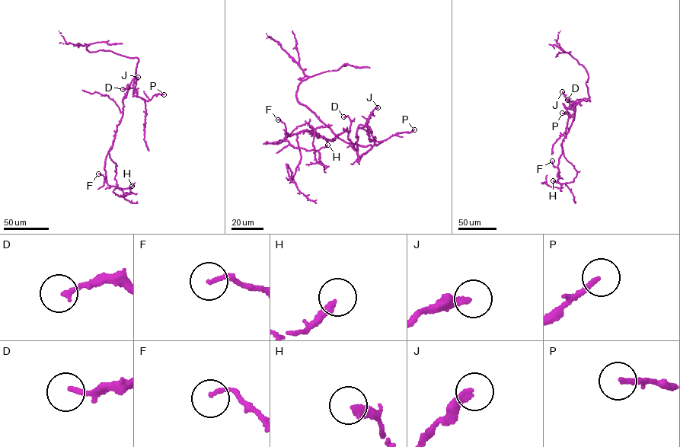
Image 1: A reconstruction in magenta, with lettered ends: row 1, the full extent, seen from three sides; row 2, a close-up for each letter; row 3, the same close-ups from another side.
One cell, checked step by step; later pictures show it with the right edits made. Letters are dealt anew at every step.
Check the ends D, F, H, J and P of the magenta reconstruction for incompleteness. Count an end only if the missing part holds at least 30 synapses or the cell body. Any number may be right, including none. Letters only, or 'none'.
J, P

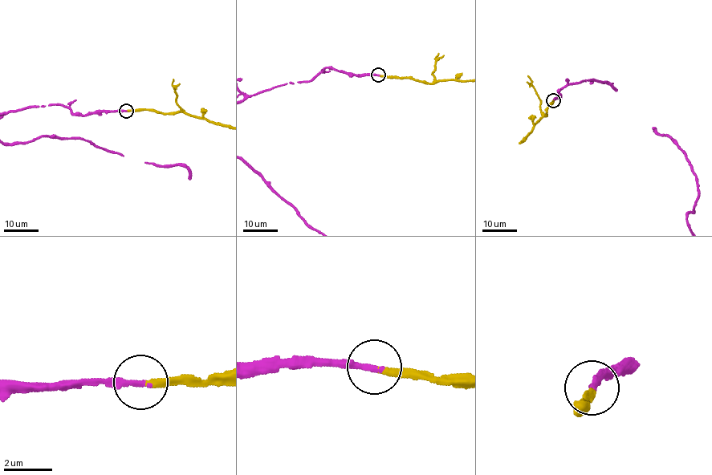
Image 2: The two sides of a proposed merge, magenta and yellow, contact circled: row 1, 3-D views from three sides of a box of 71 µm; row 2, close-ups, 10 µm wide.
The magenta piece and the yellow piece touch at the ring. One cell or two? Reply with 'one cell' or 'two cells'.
one cell

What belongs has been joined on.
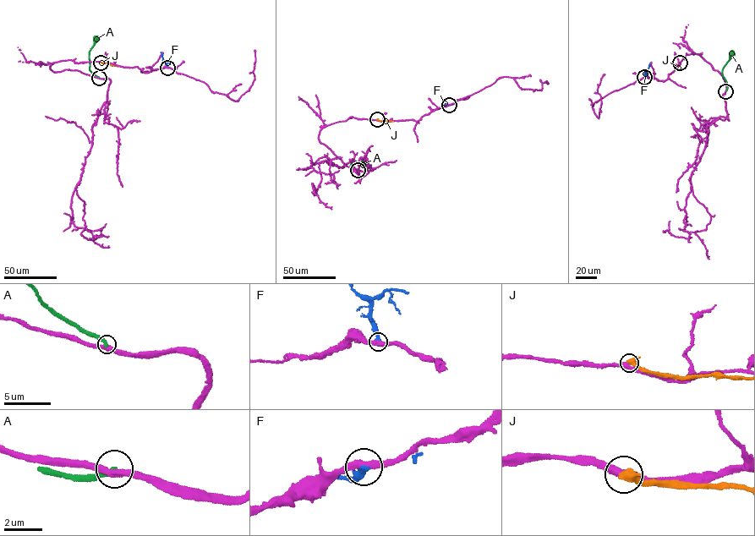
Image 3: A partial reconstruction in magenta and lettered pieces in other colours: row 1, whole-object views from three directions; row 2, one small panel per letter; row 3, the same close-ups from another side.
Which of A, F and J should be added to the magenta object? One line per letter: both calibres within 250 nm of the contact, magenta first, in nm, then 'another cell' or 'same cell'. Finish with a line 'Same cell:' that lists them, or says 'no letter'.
A: 360/300 nm | another cell
F: 380/360 nm | another cell
J: 340/480 nm | another cell
Same cell: no letter

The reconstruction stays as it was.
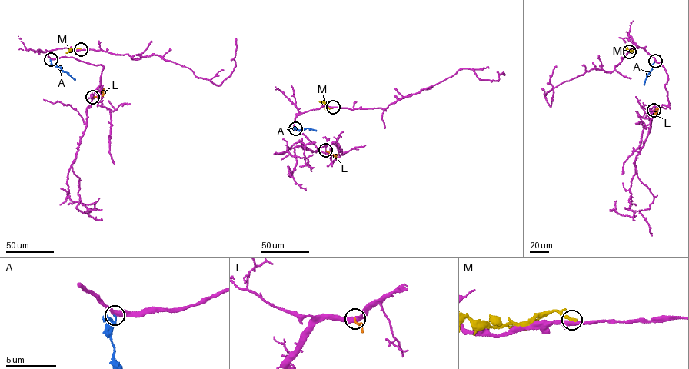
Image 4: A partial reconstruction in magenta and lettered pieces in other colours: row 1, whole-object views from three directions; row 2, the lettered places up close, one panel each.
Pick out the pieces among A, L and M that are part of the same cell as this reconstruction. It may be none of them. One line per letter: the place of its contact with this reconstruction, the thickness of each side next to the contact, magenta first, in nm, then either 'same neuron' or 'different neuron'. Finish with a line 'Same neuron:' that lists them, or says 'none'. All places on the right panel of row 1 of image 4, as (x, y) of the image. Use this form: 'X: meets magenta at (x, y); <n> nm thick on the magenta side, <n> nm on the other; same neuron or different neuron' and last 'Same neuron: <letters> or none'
A: meets magenta at (655, 61); 420 nm thick on the magenta side, 260 nm on the other; same neuron
L: meets magenta at (654, 110); 360 nm thick on the magenta side, 130 nm on the other; different neuron
M: meets magenta at (629, 51); 480 nm thick on the magenta side, 320 nm on the other; different neuron
Same neuron: A

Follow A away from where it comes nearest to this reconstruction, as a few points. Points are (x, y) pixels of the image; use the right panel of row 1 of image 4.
A: (655, 60), (644, 84)

